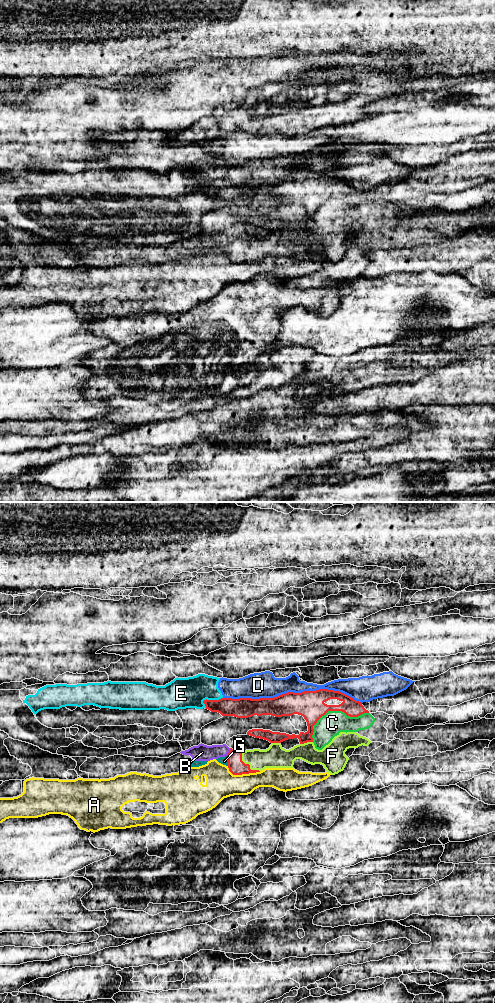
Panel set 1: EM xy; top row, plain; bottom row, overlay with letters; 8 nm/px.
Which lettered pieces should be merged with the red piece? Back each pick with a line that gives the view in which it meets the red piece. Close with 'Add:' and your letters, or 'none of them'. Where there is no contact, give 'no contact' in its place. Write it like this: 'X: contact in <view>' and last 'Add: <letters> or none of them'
Add: none of them

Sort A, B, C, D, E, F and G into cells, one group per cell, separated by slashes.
A / B C F G / D E

